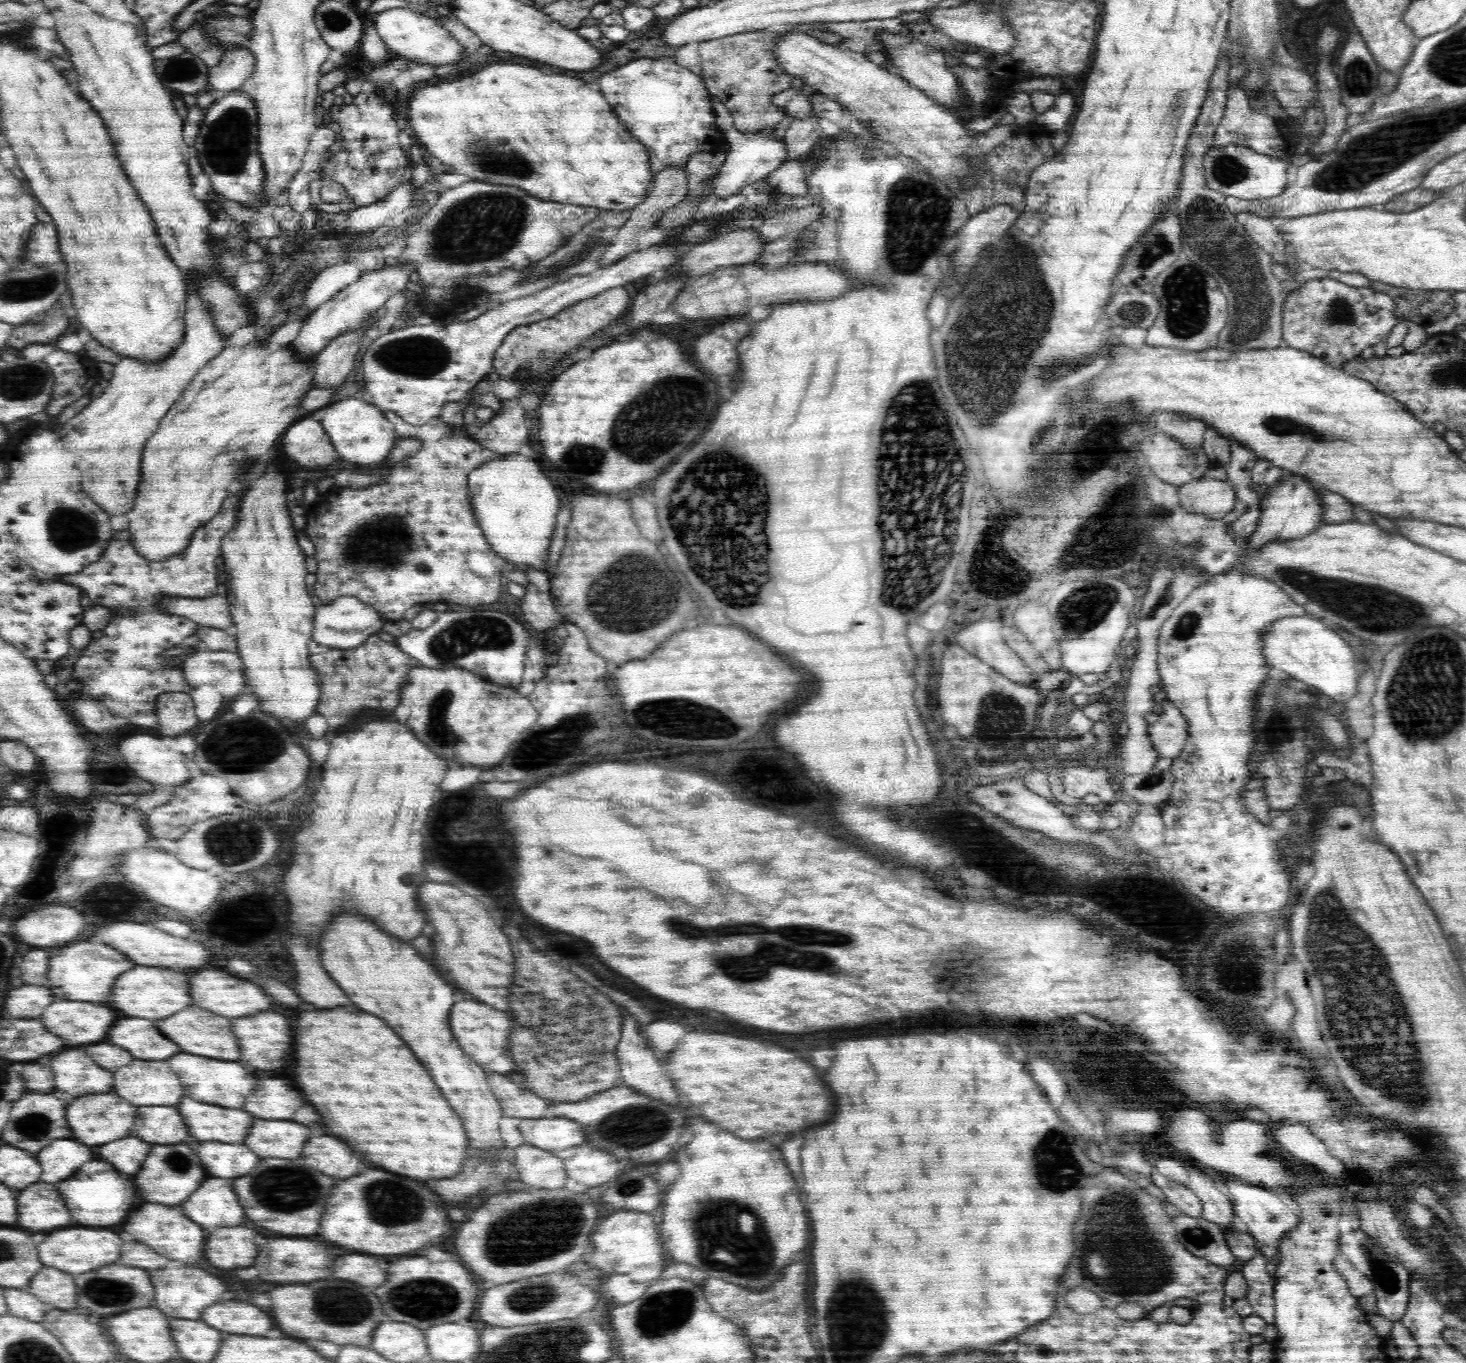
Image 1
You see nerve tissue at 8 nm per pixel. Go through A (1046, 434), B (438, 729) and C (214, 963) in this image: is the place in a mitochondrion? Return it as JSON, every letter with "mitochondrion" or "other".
{"A":"mitochondrion","B":"mitochondrion","C":"other"}

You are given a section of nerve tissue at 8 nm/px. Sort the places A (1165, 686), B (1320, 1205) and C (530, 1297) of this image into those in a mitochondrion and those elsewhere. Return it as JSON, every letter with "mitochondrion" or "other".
{"A":"other","B":"mitochondrion","C":"mitochondrion"}

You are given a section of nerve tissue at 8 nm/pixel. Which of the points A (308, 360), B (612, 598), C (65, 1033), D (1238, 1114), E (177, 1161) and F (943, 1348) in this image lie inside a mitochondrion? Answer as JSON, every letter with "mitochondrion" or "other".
{"A":"other","B":"mitochondrion","C":"other","D":"other","E":"mitochondrion","F":"other"}

